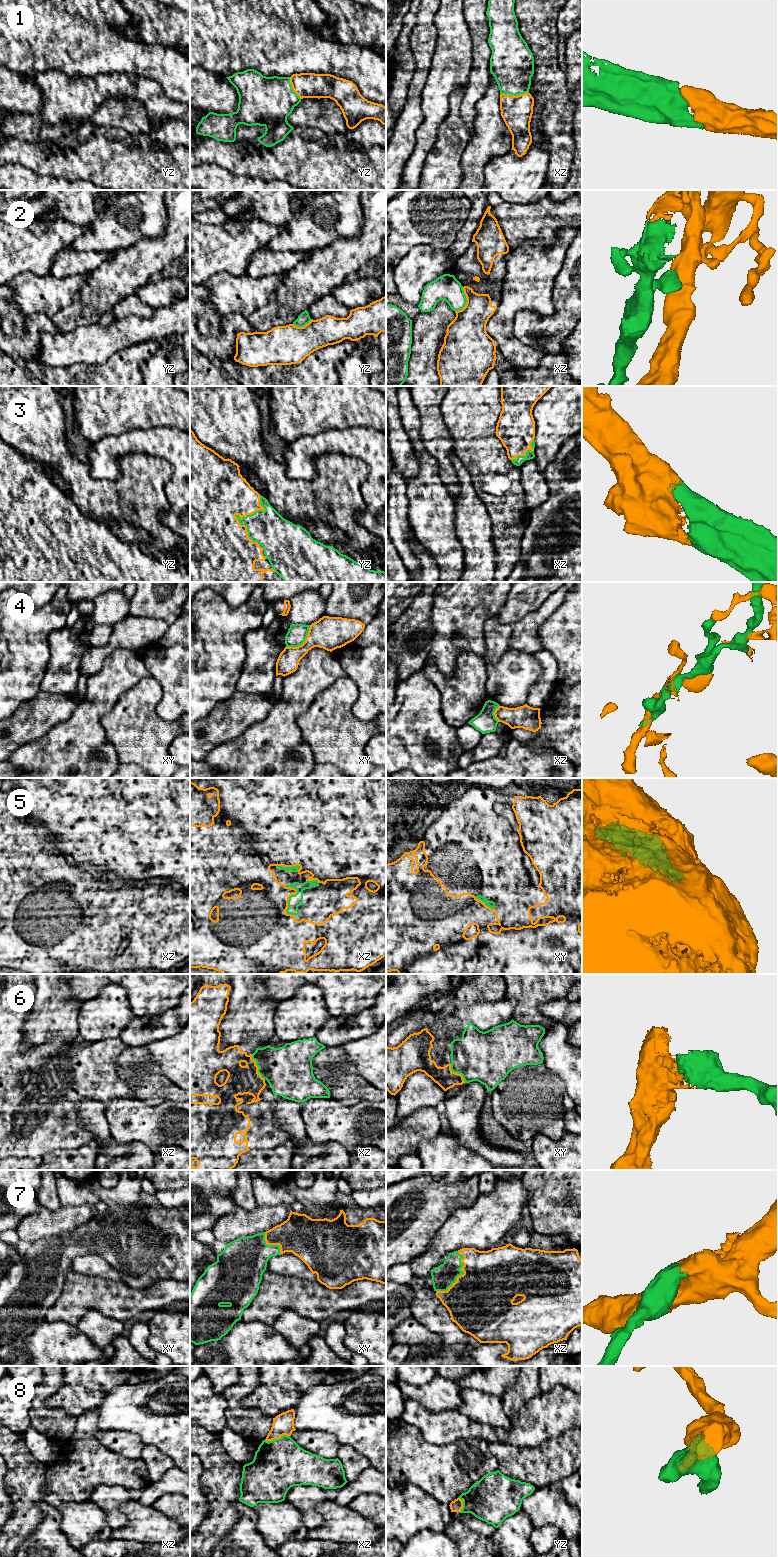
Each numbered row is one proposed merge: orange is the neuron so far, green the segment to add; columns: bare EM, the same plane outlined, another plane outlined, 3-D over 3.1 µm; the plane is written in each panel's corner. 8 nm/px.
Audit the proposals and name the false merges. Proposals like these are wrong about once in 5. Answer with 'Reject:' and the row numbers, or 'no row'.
Reject: 4

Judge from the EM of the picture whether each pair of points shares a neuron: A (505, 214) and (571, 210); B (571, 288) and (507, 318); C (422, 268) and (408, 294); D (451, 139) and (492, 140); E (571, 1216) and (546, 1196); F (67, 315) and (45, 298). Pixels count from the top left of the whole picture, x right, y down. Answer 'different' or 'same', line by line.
A: same
B: different
C: same
D: different
E: same
F: different

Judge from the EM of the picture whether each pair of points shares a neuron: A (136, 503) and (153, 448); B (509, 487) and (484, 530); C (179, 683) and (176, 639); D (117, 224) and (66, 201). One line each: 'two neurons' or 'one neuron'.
A: two neurons
B: two neurons
C: one neuron
D: one neuron

